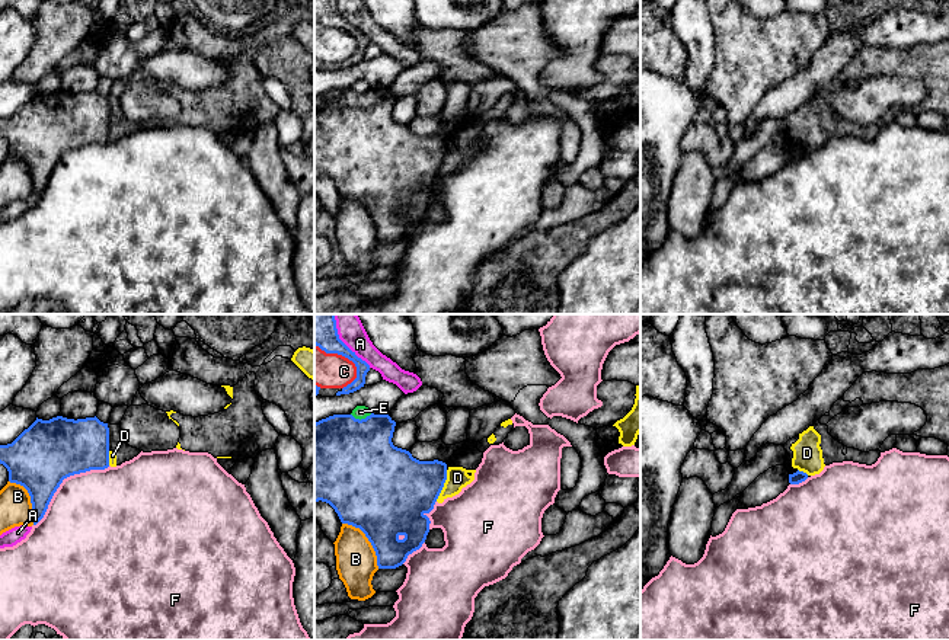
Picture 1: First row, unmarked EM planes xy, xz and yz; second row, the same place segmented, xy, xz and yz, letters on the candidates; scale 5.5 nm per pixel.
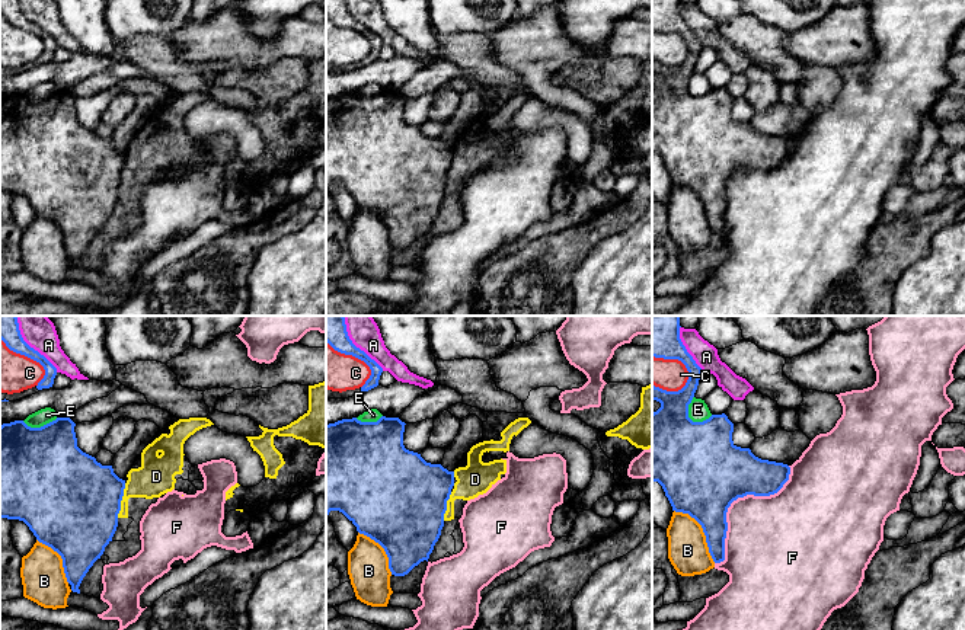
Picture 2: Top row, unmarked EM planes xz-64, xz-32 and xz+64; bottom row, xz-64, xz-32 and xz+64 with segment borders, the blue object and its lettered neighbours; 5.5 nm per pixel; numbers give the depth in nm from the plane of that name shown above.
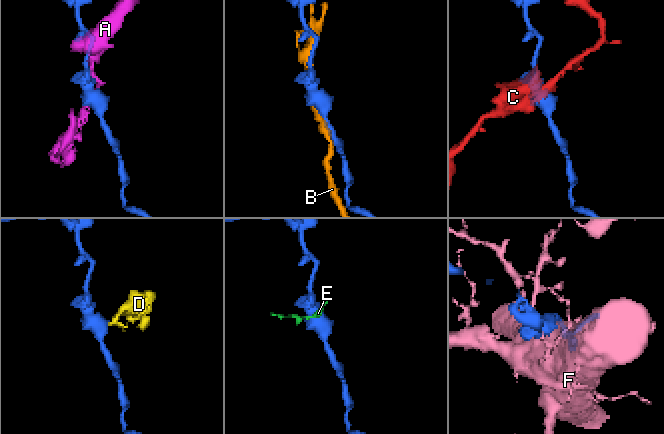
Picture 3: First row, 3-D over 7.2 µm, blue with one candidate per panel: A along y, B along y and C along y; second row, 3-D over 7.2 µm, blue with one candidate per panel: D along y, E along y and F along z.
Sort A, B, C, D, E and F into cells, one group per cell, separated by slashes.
A / B / C / D / E F

